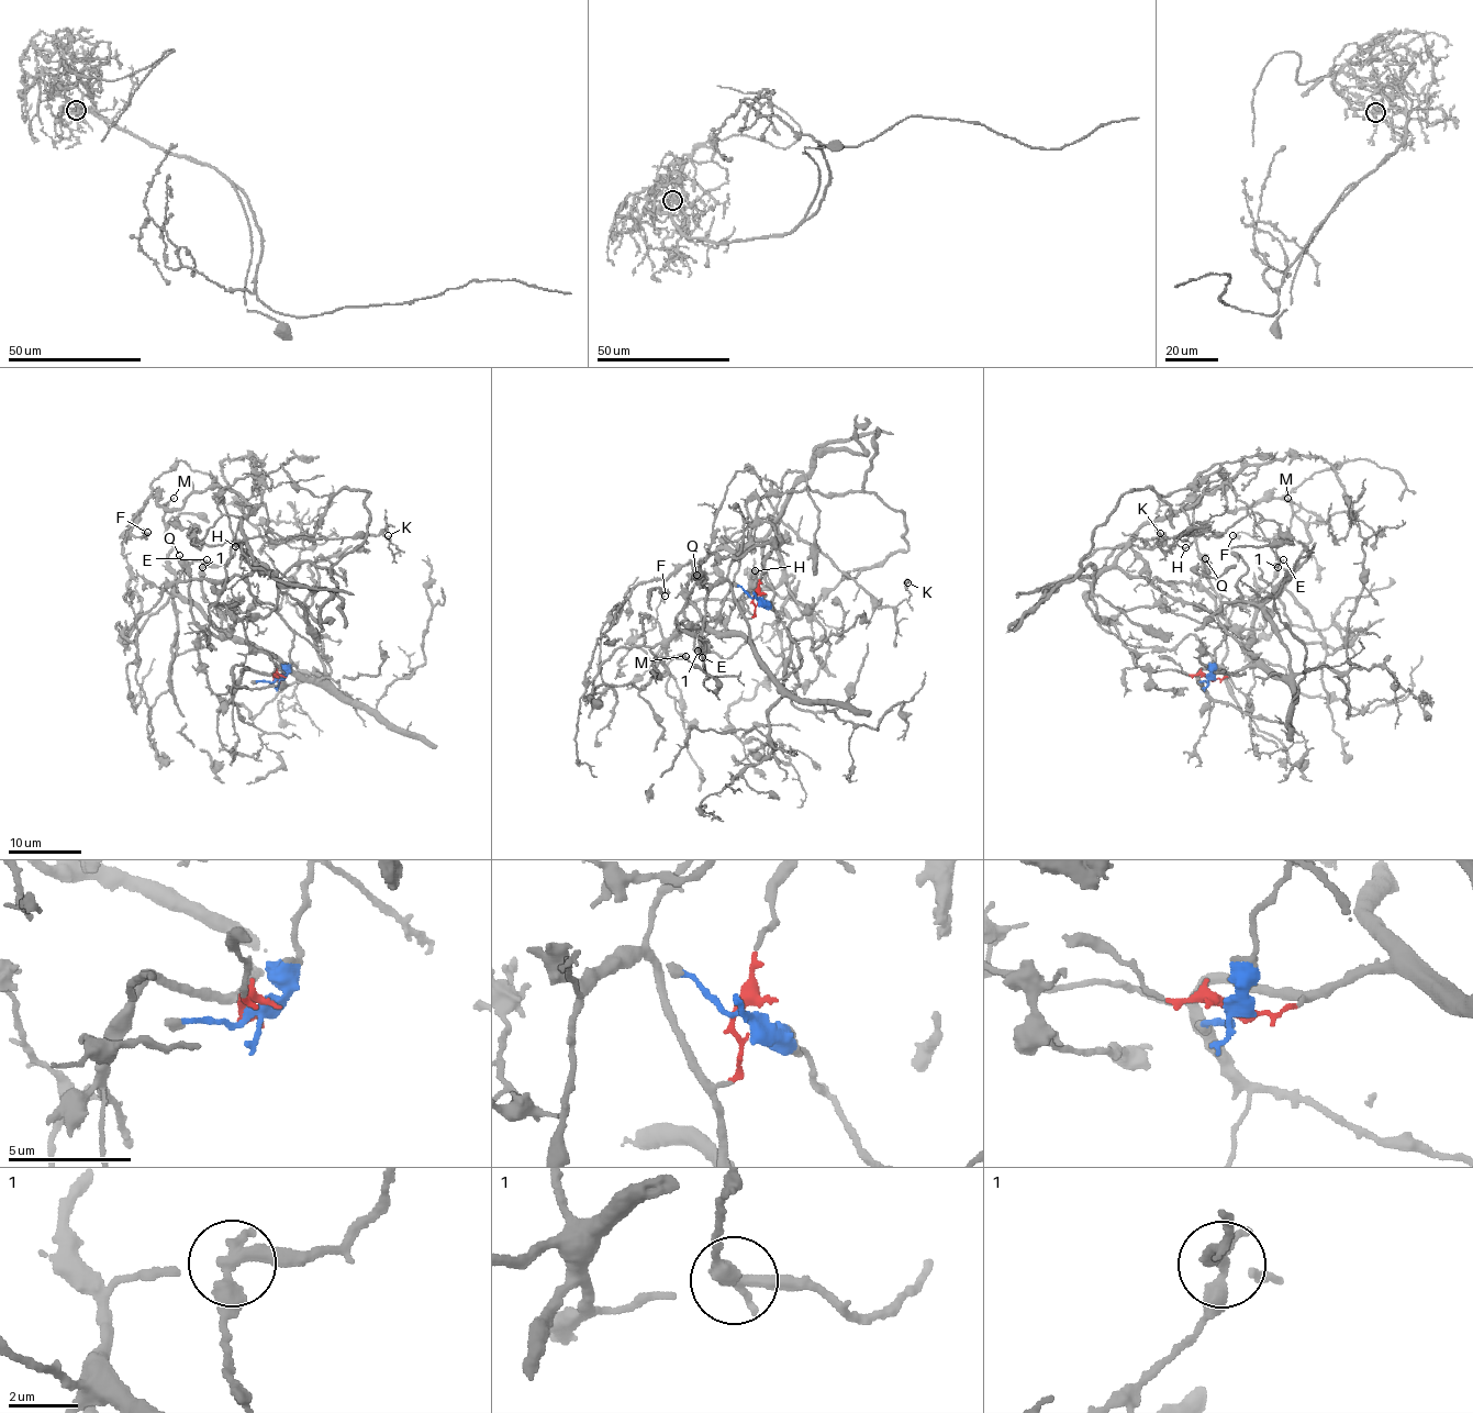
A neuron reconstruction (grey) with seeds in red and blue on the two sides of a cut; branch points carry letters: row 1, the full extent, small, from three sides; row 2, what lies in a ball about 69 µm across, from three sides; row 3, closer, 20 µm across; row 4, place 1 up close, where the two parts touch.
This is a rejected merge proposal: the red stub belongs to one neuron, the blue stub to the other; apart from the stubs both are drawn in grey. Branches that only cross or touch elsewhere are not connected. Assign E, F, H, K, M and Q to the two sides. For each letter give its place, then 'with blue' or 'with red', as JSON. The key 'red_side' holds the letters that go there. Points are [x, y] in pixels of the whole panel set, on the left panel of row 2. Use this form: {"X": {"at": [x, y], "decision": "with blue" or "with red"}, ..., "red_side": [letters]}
{"E": {"at": [207, 559], "decision": "with blue"}, "F": {"at": [147, 532], "decision": "with blue"}, "H": {"at": [235, 546], "decision": "with blue"}, "K": {"at": [388, 535], "decision": "with blue"}, "M": {"at": [174, 498], "decision": "with red"}, "Q": {"at": [179, 555], "decision": "with red"}, "red_side": ["M", "Q"]}

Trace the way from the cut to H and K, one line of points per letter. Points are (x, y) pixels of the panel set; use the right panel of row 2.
H: (1208, 679), (1212, 611), (1081, 562), (1125, 493), (1218, 463), (1186, 547)
K: (1208, 679), (1225, 627), (1117, 565), (1134, 538), (1187, 534), (1167, 552), (1160, 533)

